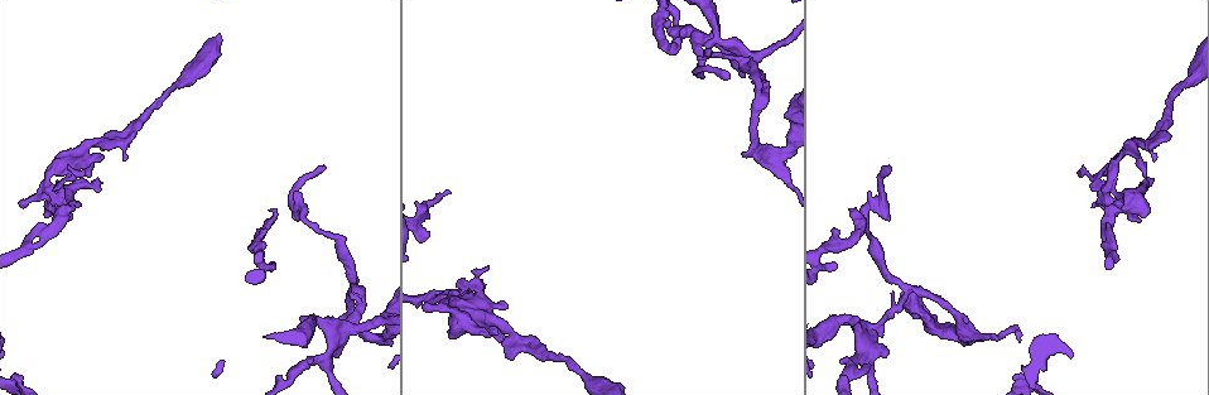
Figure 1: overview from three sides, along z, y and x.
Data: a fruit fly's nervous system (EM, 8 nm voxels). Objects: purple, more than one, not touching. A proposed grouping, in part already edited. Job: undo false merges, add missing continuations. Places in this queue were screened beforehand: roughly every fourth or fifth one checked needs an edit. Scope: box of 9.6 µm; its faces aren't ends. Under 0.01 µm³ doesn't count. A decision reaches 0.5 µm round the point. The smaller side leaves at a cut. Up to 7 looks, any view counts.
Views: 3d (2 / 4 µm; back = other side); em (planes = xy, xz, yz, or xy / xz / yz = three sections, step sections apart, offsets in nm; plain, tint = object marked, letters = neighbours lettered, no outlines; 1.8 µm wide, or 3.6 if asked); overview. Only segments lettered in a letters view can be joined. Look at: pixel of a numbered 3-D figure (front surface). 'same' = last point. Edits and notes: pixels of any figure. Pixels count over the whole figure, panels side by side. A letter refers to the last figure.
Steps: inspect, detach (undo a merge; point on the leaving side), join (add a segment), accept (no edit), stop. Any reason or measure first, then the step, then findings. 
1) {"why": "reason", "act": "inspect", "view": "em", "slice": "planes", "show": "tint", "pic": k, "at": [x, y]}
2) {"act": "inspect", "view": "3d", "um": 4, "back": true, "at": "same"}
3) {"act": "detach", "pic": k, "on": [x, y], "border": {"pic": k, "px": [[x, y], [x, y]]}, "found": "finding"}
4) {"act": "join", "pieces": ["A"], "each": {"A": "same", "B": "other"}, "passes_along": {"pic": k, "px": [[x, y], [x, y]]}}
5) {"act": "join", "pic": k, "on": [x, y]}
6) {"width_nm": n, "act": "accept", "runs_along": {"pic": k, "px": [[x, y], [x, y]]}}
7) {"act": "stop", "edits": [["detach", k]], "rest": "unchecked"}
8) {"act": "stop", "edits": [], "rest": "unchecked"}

{"why": "thin end", "act": "inspect", "view": "em", "slice": "planes", "show": "letters", "pic": 1, "at": [271, 266]}

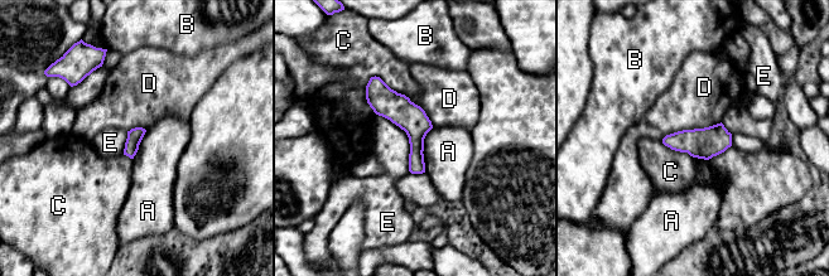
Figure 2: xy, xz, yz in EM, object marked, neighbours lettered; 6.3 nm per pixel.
{"act": "accept", "each": {"A": "other", "B": "other", "C": "other", "D": "other", "E": "other"}, "border": {"pic": 2, "px": [[433, 127], [424, 139], [424, 172]]}, "found": "no lettered segment goes on from it"}

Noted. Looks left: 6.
{"why": "four or more arms meet", "act": "inspect", "view": "3d", "um": 2, "pic": 1, "at": [871, 329]}

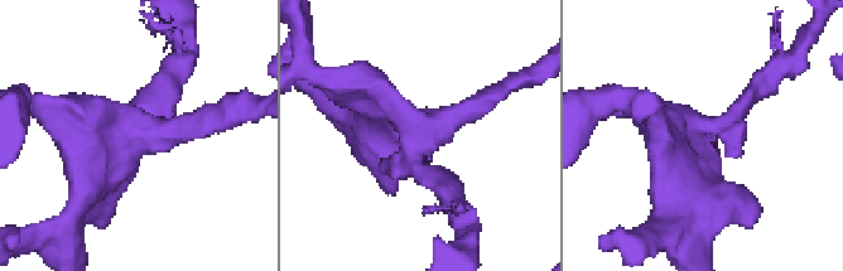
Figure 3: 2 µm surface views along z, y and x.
{"act": "inspect", "view": "em", "slice": "yz", "step": 8, "show": "plain", "pic": 3, "at": [419, 132]}

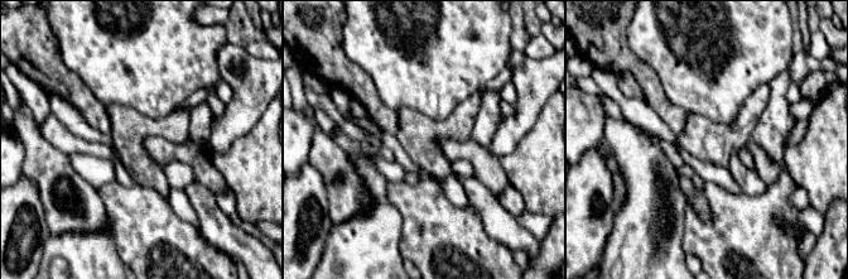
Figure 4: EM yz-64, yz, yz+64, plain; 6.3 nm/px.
{"act": "inspect", "view": "em", "slice": "yz", "step": 8, "show": "letters", "at": "same"}

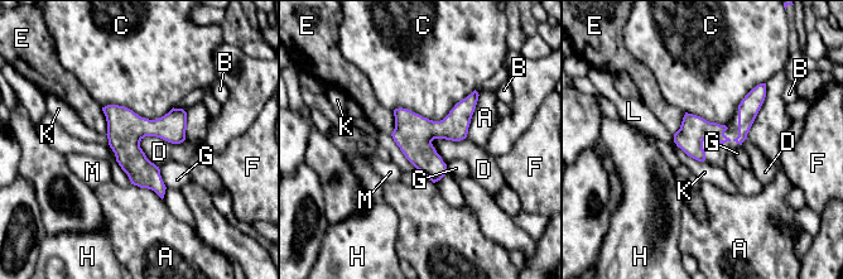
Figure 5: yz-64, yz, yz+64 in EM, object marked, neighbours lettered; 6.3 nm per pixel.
{"width_nm": 180, "act": "accept", "each": {"A": "other", "B": "other", "C": "other", "D": "other", "E": "other", "F": "other", "G": "other", "H": "other", "K": "other", "L": "other", "M": "other"}, "border": {"pic": 5, "px": [[186, 139], [145, 136], [139, 147]]}, "found": "all the same neuron"}

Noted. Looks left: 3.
{"why": "touches itself", "act": "inspect", "view": "em", "slice": "xy", "step": 16, "show": "tint", "pic": 1, "at": [487, 324]}

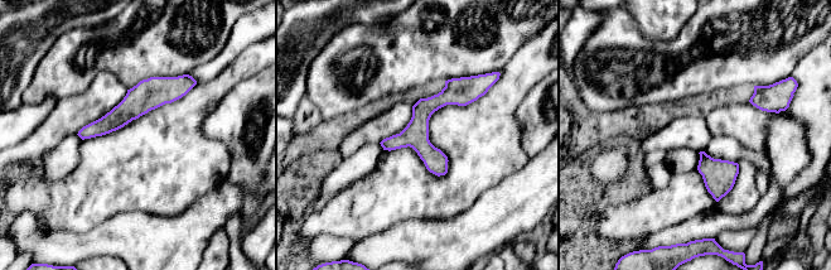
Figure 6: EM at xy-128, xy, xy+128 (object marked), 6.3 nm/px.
{"why": "what lies round it", "act": "inspect", "view": "em", "slice": "xy", "step": 16, "show": "letters", "at": "same"}

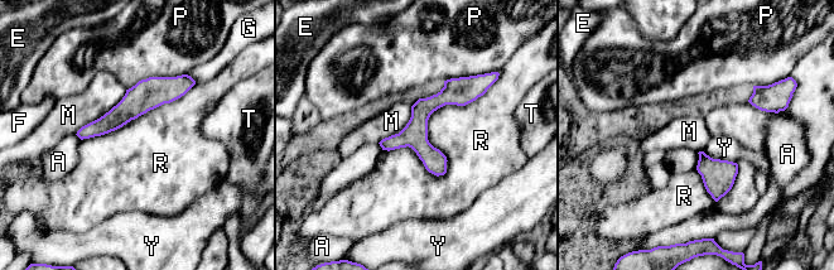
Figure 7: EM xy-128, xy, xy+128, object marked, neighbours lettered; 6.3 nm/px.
{"longest_contact_nm": ["R", 800], "act": "accept", "each": {"A": "other", "E": "other", "F": "other", "G": "other", "M": "other", "P": "other", "R": "other", "T": "other", "Y": "other"}, "runs_along": {"pic": 7, "px": [[188, 83], [148, 93], [81, 134]]}, "found": "continuous, no second neuron"}

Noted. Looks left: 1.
{"act": "stop", "edits": [], "rest": "unchecked"}

